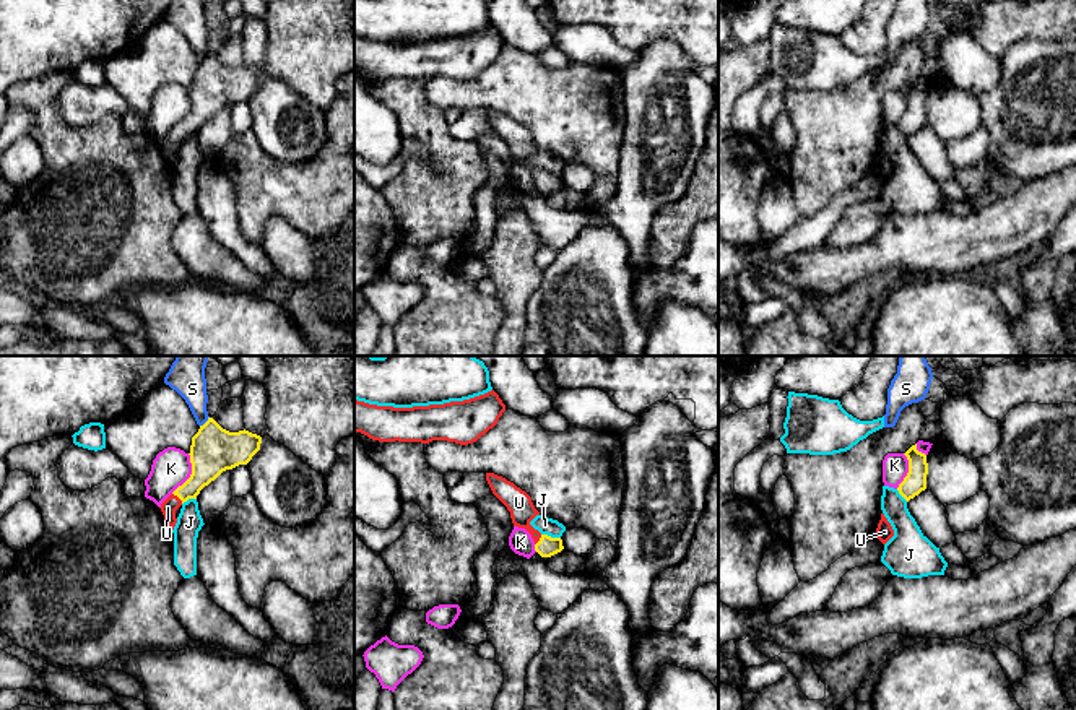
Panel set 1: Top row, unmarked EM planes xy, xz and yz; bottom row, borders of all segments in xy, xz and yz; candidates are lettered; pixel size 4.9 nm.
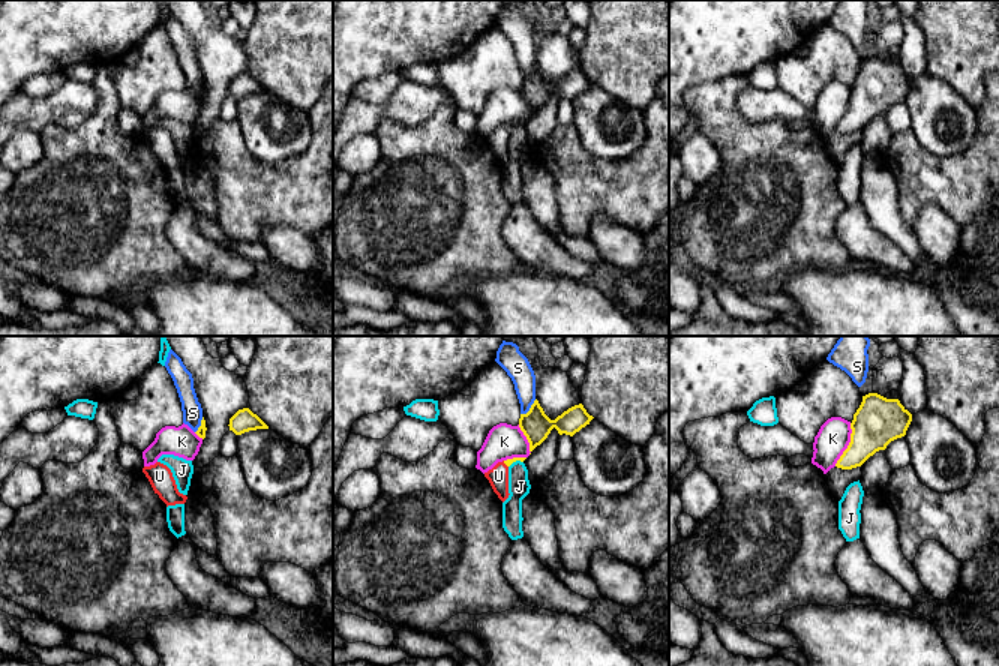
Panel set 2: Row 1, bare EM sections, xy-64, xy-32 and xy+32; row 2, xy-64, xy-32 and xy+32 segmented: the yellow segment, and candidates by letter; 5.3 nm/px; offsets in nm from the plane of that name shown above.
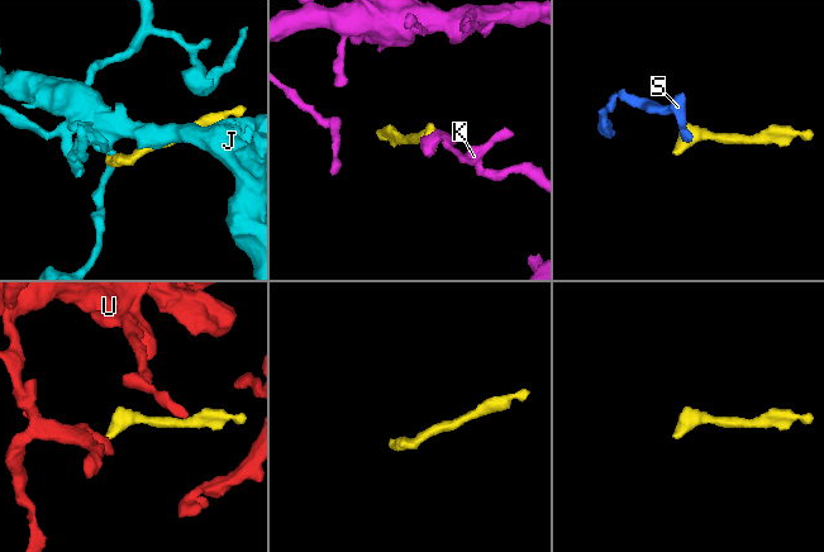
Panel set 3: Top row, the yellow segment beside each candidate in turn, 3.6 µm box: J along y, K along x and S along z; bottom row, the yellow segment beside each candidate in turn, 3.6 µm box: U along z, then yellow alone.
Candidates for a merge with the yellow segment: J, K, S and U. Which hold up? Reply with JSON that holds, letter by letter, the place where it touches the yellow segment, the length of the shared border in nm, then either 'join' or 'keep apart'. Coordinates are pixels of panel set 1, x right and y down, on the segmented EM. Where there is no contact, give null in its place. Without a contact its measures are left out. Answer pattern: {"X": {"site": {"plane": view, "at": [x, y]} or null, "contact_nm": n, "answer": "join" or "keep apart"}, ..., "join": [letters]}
{"J": {"site": {"plane": "xz", "at": [551, 538]}, "contact_nm": 100, "answer": "keep apart"}, "K": {"site": {"plane": "xy", "at": [190, 475]}, "contact_nm": 220, "answer": "keep apart"}, "S": {"site": {"plane": "xy", "at": [207, 421]}, "contact_nm": 70, "answer": "keep apart"}, "U": {"site": {"plane": "xy", "at": [177, 496]}, "contact_nm": 80, "answer": "join"}, "join": ["U"]}

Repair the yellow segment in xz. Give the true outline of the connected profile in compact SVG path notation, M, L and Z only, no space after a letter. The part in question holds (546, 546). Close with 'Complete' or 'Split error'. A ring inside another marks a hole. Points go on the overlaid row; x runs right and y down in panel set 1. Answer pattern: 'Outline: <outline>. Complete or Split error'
Outline: M486 473L486 481L492 494L510 512L514 526L525 528L531 535L535 541L535 551L541 557L551 557L564 549L561 538L551 538L548 535L541 535L530 525L530 522L536 515L540 515L540 512L535 509L531 497L525 491L522 491L514 483L494 473Z. Split error

